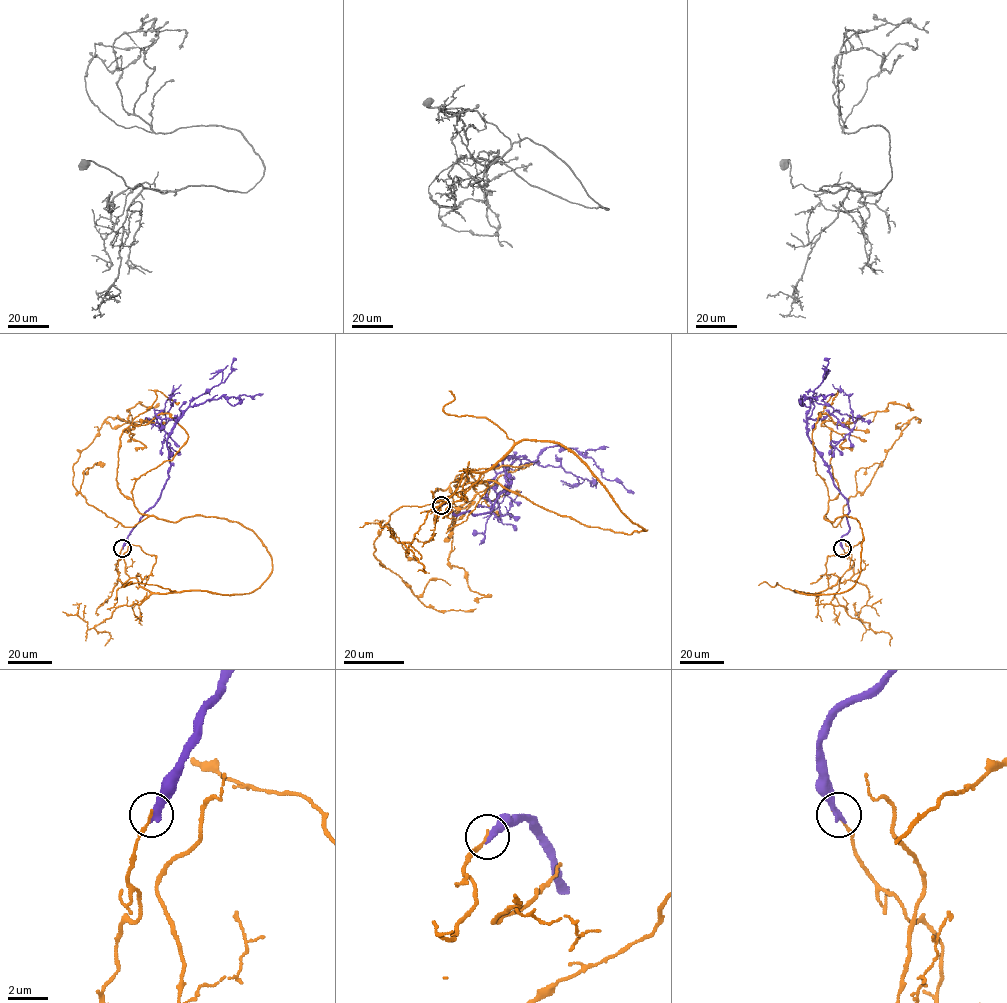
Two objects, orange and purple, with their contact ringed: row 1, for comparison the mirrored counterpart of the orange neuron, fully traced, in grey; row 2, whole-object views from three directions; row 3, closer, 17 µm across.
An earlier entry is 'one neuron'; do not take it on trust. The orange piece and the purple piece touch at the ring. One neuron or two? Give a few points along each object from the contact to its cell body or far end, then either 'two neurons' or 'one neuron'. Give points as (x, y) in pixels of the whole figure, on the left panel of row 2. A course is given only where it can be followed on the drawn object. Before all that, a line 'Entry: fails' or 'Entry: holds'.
Entry: fails
course orange (122, 548), (118, 579), (152, 592), (272, 569), (237, 523), (121, 492), (146, 409); course purple (122, 548), (168, 477), (167, 440), (177, 419), (155, 414), (161, 430), (165, 402), (180, 384); two neurons

